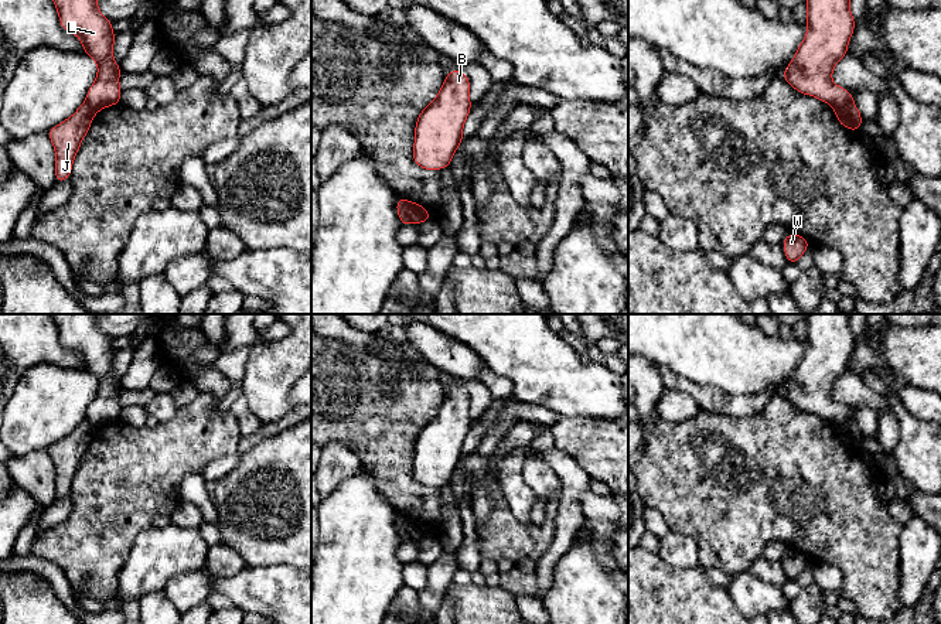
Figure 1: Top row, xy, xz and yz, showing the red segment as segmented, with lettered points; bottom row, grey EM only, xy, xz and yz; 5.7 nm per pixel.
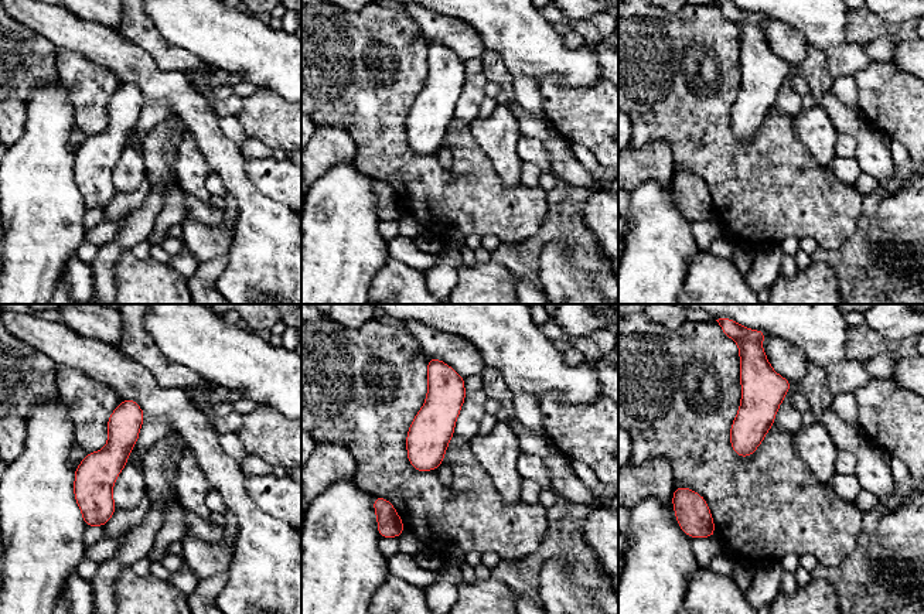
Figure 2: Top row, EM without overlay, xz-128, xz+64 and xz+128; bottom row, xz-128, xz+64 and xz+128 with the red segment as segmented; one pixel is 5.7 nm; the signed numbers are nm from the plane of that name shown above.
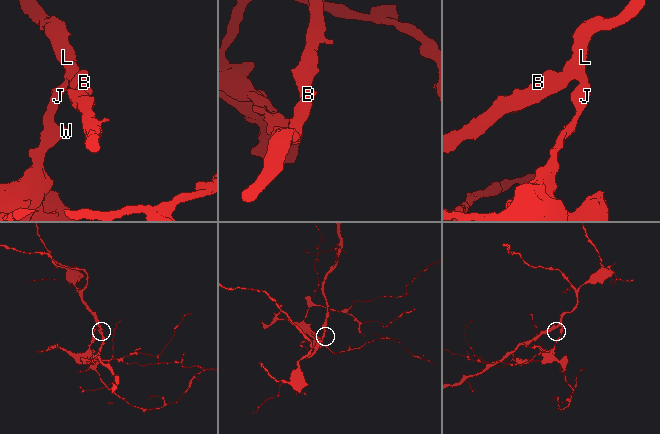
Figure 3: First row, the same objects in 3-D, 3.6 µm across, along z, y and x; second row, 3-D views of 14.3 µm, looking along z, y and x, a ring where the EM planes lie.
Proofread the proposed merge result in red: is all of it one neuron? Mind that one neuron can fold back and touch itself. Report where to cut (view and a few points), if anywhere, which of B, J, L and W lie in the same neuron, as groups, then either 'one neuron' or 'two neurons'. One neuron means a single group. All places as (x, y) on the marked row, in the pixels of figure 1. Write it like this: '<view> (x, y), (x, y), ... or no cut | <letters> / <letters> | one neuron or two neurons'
xz (403, 200), (411, 222) | B L / J W | two neurons

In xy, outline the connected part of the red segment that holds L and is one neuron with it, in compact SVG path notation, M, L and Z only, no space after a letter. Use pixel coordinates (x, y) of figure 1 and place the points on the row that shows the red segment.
M52 0L61 27L79 37L83 52L98 64L98 76L86 93L96 112L120 103L120 65L113 61L112 20L99 13L98 0Z

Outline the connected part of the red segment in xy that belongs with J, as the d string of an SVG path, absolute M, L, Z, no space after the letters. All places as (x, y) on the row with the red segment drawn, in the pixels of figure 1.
M85 102L71 117L47 132L55 149L55 183L69 178L72 161L95 115L96 110Z

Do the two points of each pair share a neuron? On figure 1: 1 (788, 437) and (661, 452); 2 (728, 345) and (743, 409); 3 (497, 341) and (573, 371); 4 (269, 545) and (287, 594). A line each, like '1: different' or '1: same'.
1: same
2: different
3: same
4: different

